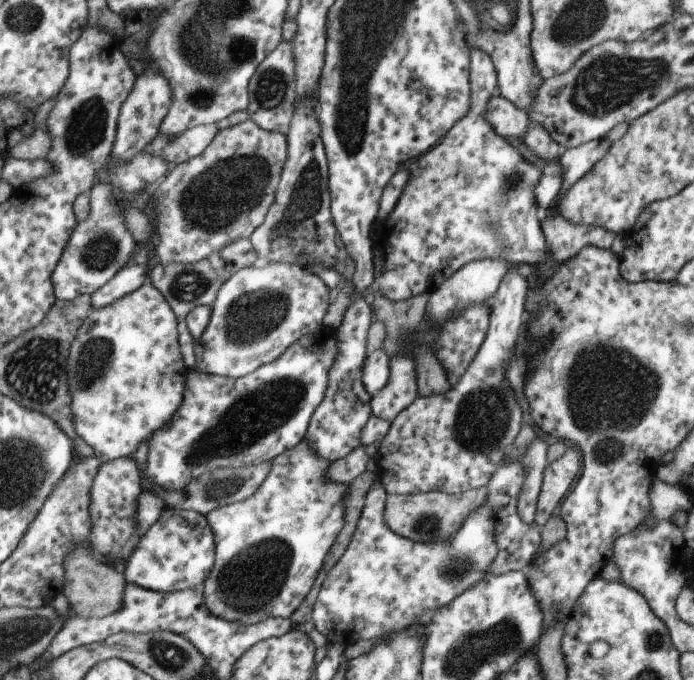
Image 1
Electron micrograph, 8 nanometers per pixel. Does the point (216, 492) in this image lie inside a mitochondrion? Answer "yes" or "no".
yes

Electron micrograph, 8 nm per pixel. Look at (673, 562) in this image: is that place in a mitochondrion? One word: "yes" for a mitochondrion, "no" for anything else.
no

